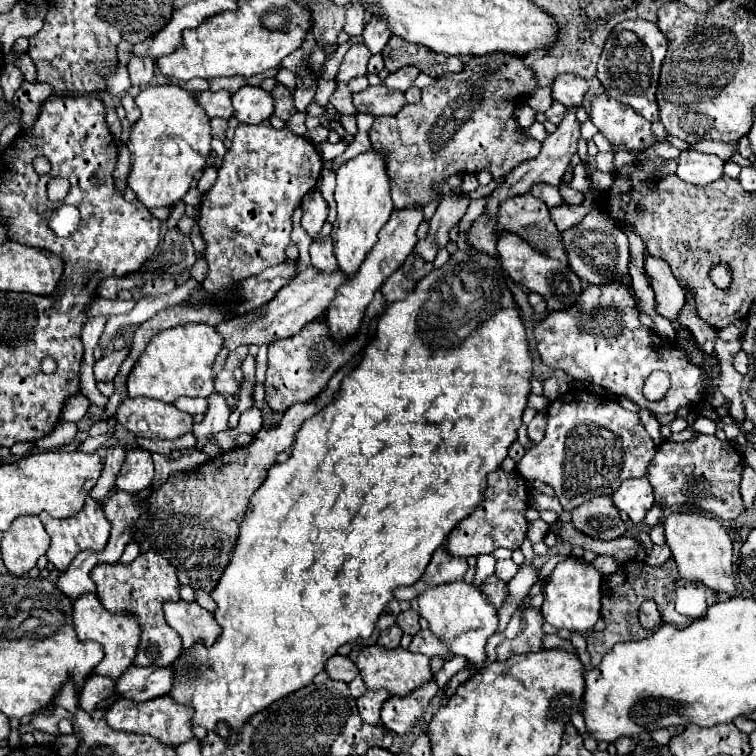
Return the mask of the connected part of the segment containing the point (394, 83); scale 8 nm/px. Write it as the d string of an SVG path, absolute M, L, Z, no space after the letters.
M407 66L407 68L395 70L395 72L391 72L391 74L387 76L385 86L397 88L397 90L405 92L405 90L415 82L415 78L417 78L419 74L421 74L421 72L419 72L419 68L415 68L415 66Z

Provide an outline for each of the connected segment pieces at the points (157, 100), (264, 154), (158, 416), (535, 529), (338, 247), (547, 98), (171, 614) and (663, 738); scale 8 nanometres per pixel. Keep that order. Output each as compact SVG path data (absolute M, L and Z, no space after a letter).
M173 84L145 88L137 94L135 102L141 110L141 118L131 126L127 142L131 152L127 186L149 210L159 206L175 208L187 194L195 172L203 170L205 158L211 152L209 118L197 104L193 92Z
M269 122L247 126L241 124L235 130L233 144L223 158L223 166L219 168L217 182L203 196L199 210L199 226L203 238L207 242L207 262L209 272L203 280L203 290L219 292L233 282L241 282L253 274L263 272L269 266L285 262L285 248L291 242L291 214L301 204L303 196L315 188L319 174L323 168L323 160L315 146L305 138L293 134L289 128L275 130Z
M127 398L115 414L129 432L141 438L175 440L193 428L193 416L179 412L173 404L159 404L159 400Z
M539 518L539 520L535 520L535 522L529 522L527 538L531 540L531 544L541 542L541 540L545 538L545 534L547 534L547 524L545 524L541 518Z
M371 148L361 152L337 168L337 188L335 188L335 202L337 202L337 220L333 224L333 242L335 242L335 256L337 264L345 274L351 278L359 264L365 260L367 252L377 242L379 230L387 224L393 212L391 200L391 178L387 176L387 156L383 152Z
M537 88L529 98L527 104L535 110L535 112L547 112L547 108L551 108L553 98L551 98L551 88Z
M165 602L163 610L167 624L179 632L183 648L191 648L199 638L205 644L213 644L221 632L213 614L201 608L197 602Z
M677 726L677 728L663 728L663 730L653 730L653 732L651 732L651 738L653 738L657 744L669 744L671 736L679 734L679 730L681 730L681 726Z

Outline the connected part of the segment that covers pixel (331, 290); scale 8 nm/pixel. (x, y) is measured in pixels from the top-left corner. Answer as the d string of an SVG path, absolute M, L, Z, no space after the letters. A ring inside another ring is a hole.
M307 266L299 276L295 276L287 286L283 286L271 302L263 306L263 312L251 311L217 324L217 332L223 336L223 346L229 352L233 352L241 344L263 346L263 344L273 344L275 340L295 336L295 332L299 332L307 322L323 314L323 310L335 298L335 292L343 282L345 282L343 272L339 272L339 268L335 272L315 272L315 268ZM255 314L263 314L263 316L255 316Z

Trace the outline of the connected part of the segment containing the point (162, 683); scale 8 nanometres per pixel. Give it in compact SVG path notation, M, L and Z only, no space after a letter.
M131 666L123 672L121 680L115 682L115 694L135 702L145 702L163 696L171 690L173 672L159 666Z

